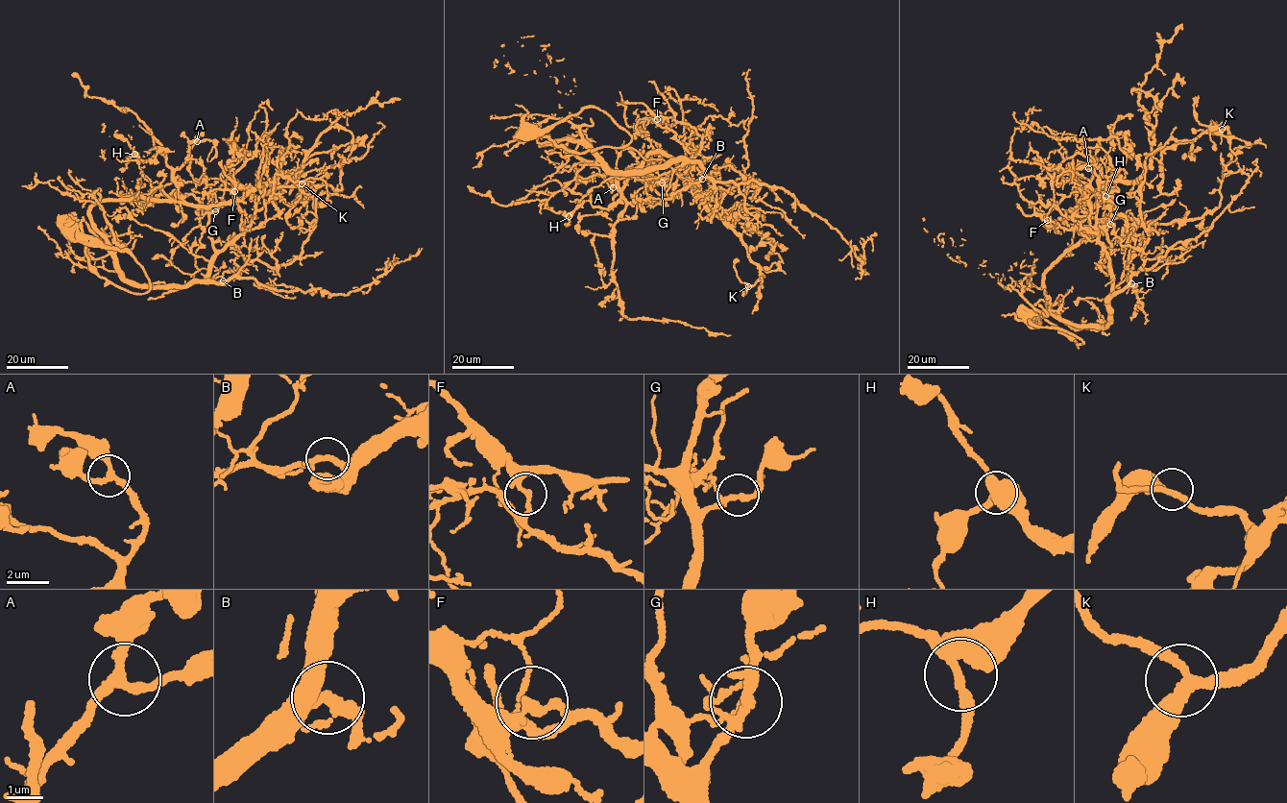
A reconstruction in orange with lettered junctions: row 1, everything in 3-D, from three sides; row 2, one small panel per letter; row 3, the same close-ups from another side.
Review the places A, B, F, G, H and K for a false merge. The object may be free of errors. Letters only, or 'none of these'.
F

